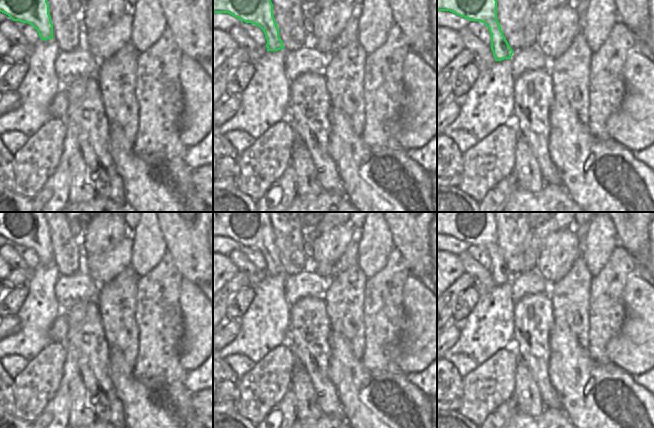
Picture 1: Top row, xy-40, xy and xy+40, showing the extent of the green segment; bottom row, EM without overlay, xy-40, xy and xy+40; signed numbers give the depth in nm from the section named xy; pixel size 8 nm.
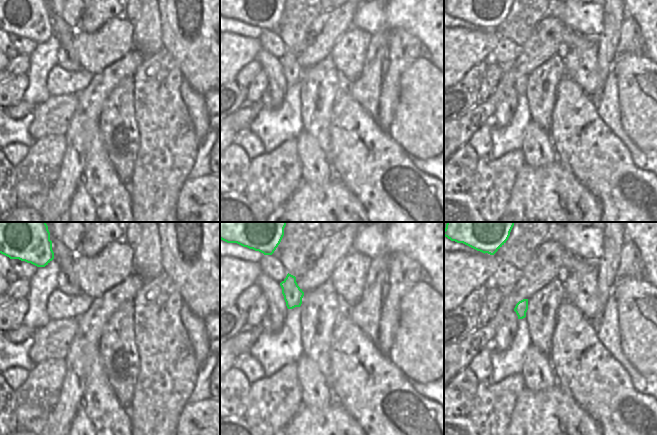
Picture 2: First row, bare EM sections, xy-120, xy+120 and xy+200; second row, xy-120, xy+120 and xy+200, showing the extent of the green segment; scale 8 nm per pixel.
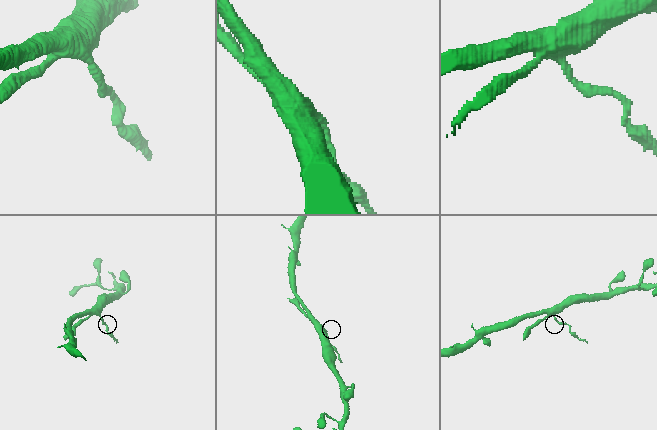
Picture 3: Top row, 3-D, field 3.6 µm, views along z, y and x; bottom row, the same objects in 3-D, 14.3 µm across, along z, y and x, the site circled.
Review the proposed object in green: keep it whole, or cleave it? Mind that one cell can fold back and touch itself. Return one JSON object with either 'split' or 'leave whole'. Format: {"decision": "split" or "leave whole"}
{"decision": "split"}

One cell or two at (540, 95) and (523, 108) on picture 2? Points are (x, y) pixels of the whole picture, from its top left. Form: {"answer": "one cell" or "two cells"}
{"answer": "two cells"}

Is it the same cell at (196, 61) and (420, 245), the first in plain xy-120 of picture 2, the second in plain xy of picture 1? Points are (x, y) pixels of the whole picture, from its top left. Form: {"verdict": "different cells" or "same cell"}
{"verdict": "same cell"}

